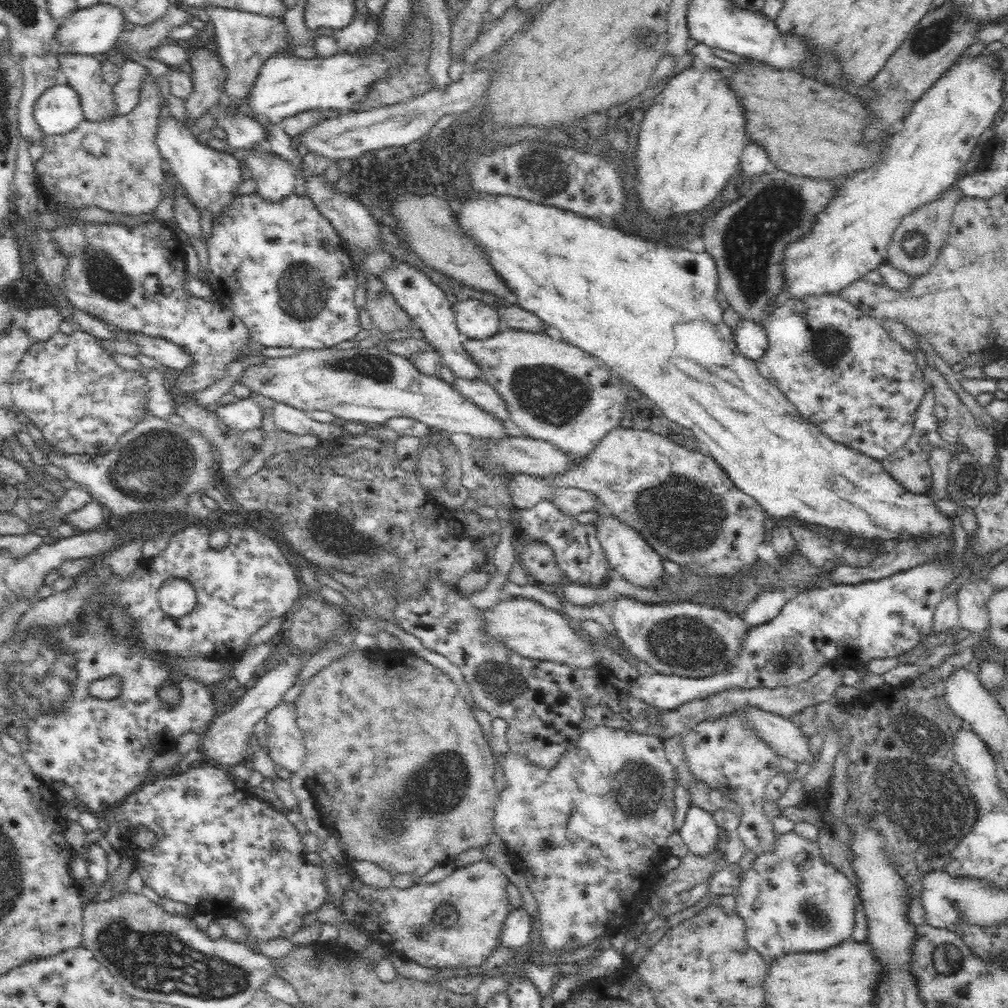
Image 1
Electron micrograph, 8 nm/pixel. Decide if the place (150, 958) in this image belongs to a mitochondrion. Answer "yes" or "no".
yes

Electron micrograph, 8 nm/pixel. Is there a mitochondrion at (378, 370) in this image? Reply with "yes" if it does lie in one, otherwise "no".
yes

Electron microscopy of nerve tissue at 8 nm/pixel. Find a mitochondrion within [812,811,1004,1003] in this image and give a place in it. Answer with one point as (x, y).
(949, 967)

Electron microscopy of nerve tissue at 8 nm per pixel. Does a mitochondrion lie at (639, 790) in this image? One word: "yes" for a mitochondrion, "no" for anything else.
yes

